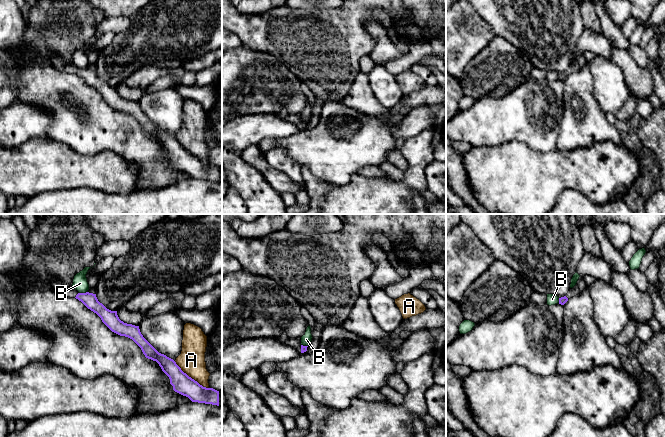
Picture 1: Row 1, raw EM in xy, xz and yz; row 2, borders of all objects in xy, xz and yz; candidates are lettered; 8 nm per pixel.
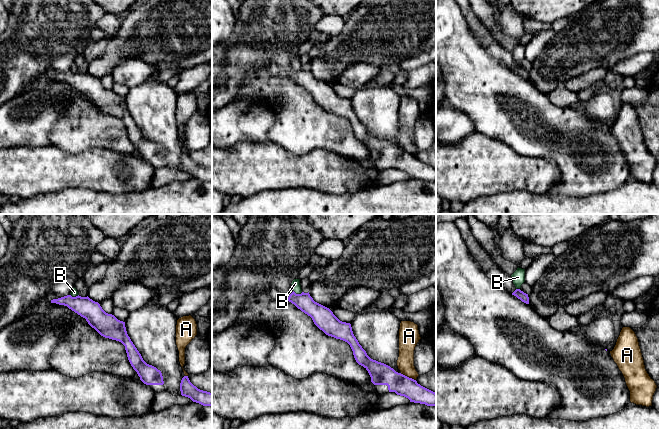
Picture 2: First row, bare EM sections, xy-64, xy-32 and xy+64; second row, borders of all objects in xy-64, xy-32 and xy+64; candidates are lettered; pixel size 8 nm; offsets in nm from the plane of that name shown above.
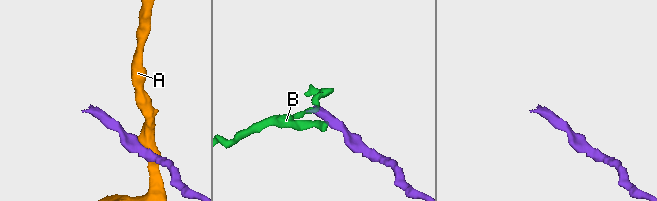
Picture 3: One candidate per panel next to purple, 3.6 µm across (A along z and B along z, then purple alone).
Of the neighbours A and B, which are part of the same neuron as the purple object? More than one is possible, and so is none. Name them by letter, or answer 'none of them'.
none of them

